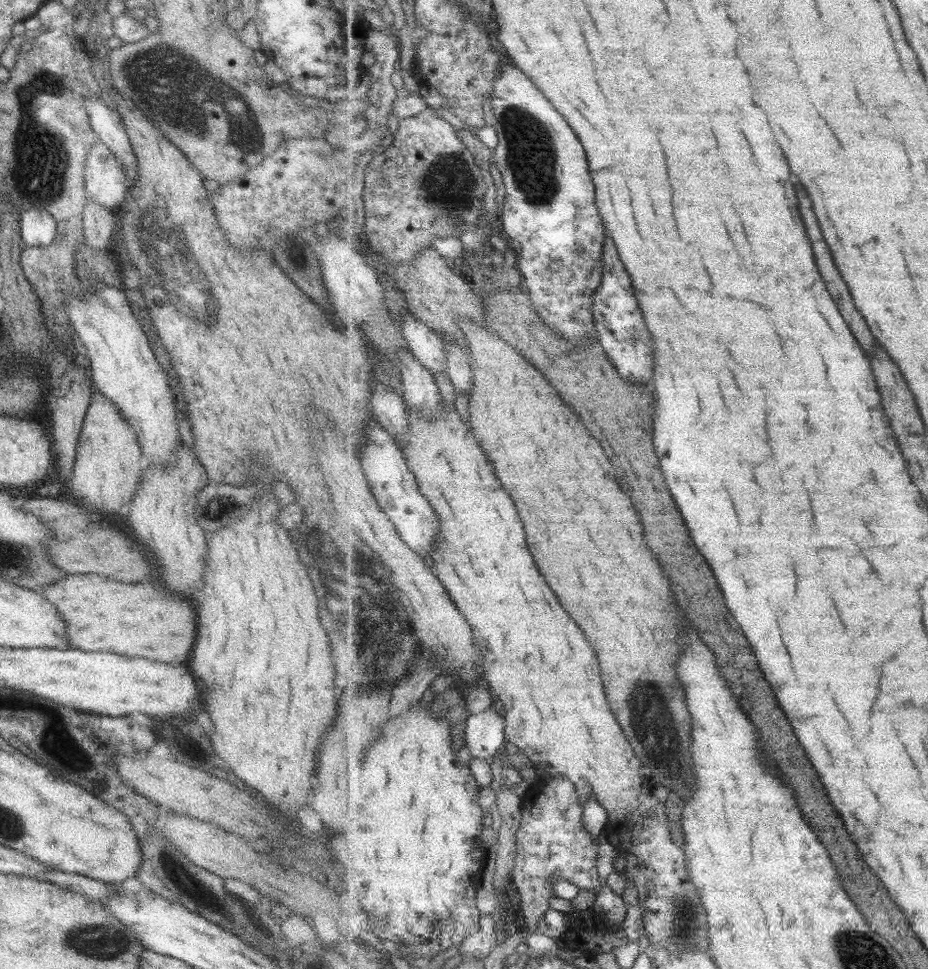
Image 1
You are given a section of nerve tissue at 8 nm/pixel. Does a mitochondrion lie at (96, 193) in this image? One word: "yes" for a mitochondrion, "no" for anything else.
no

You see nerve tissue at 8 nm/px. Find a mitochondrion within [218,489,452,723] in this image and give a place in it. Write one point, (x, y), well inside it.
(383, 636)

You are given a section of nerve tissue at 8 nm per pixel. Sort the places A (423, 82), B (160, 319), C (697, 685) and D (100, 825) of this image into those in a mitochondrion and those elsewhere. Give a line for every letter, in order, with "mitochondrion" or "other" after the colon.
A: other
B: other
C: other
D: other

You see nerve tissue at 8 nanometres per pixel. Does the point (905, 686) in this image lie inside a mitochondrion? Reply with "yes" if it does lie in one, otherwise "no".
no

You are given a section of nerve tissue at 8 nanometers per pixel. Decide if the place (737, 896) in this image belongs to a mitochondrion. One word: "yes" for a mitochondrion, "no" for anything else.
no

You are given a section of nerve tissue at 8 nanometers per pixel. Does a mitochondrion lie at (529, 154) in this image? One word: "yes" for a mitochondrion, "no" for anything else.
yes

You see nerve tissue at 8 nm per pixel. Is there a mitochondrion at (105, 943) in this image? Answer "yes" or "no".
yes

